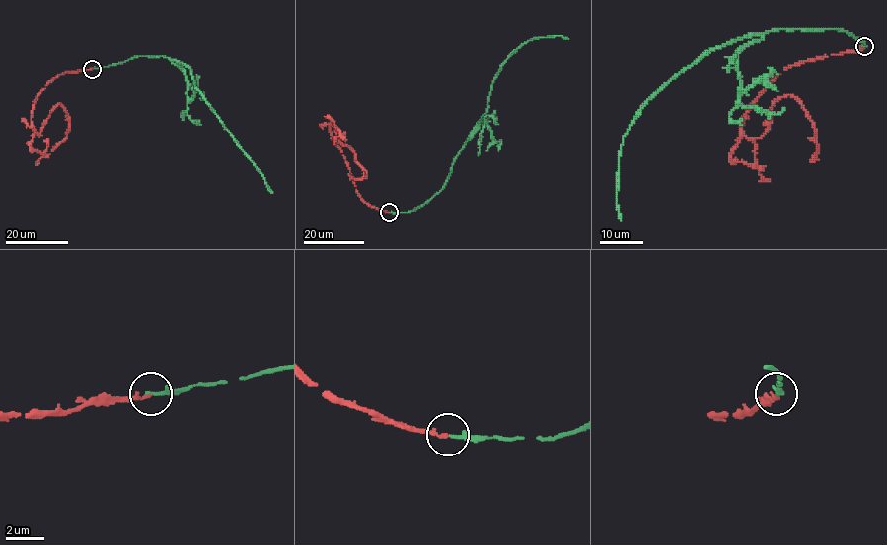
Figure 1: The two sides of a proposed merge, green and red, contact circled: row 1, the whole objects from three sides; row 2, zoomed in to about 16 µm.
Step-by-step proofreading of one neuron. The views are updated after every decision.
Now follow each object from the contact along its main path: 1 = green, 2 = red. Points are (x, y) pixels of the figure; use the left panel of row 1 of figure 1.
1: (93, 68), (144, 56), (165, 56), (183, 63), (190, 70), (202, 98), (262, 175), (271, 193)
2: (93, 68), (59, 74), (38, 92), (31, 120), (38, 133), (59, 103), (69, 122), (66, 136), (51, 150)

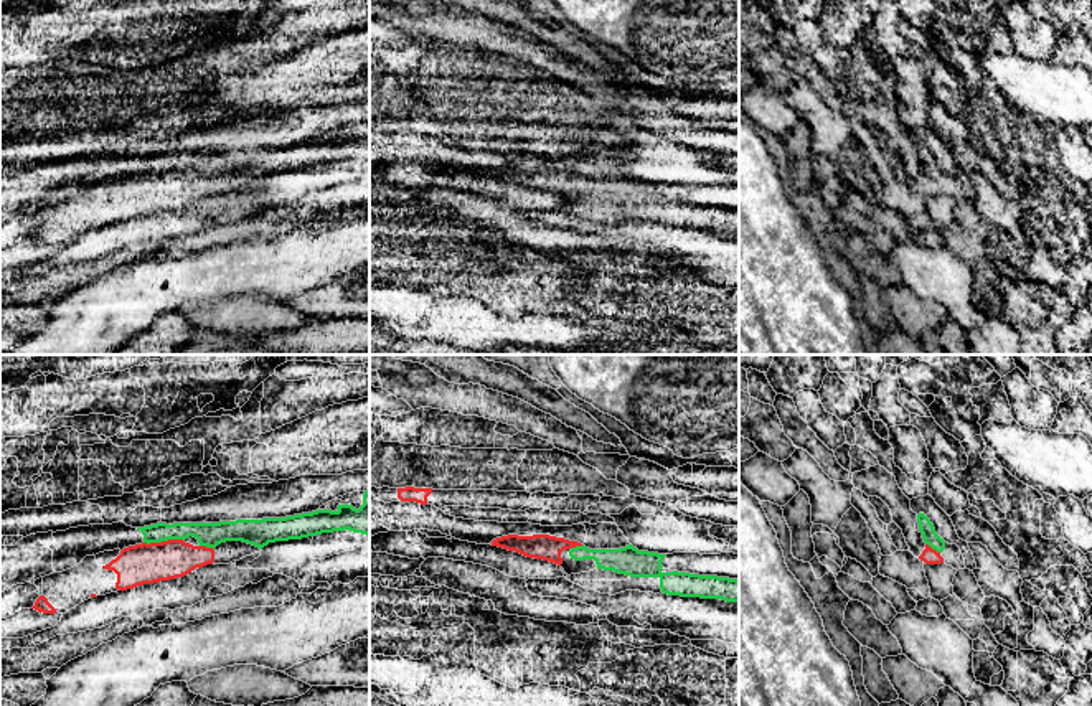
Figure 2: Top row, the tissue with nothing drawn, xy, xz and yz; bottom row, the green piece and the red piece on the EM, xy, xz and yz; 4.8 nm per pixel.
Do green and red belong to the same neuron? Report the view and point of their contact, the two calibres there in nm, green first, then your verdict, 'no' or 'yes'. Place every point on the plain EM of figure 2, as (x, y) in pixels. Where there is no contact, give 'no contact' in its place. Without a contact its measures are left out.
contact xy (162, 170); calibres 120 and 200 nm; yes

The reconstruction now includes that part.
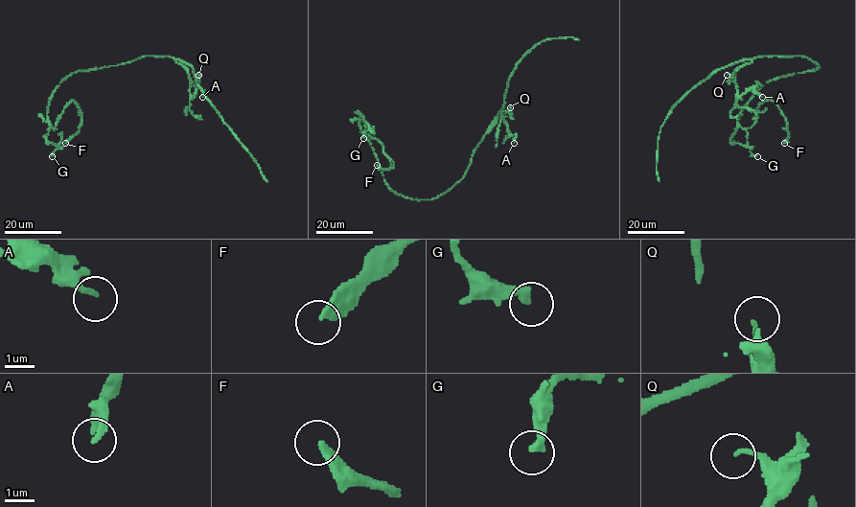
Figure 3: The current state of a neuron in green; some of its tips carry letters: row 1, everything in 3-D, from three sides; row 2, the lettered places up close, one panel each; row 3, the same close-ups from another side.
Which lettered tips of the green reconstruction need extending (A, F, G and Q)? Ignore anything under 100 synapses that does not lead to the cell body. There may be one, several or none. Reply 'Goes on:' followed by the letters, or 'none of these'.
Goes on: none of these

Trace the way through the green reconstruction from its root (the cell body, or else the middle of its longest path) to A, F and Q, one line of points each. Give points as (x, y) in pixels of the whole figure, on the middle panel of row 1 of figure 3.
A: (443, 195), (465, 174), (474, 149), (500, 116), (507, 130), (515, 135), (514, 143)
F: (443, 195), (428, 199), (397, 195), (384, 178), (360, 119), (393, 167), (377, 165)
Q: (443, 195), (463, 177), (474, 149), (510, 107)

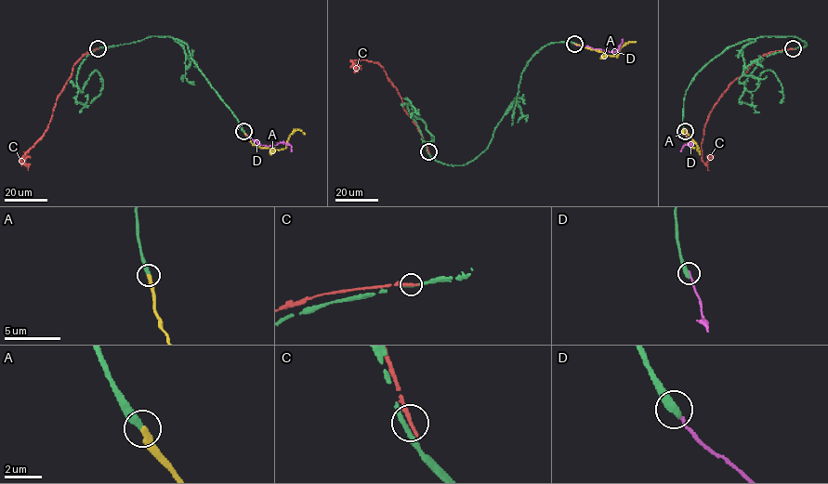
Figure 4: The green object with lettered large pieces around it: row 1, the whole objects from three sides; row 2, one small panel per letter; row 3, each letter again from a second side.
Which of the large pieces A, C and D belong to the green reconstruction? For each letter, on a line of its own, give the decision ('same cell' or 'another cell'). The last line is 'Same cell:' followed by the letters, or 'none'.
A: same cell
C: another cell
D: another cell
Same cell: A

